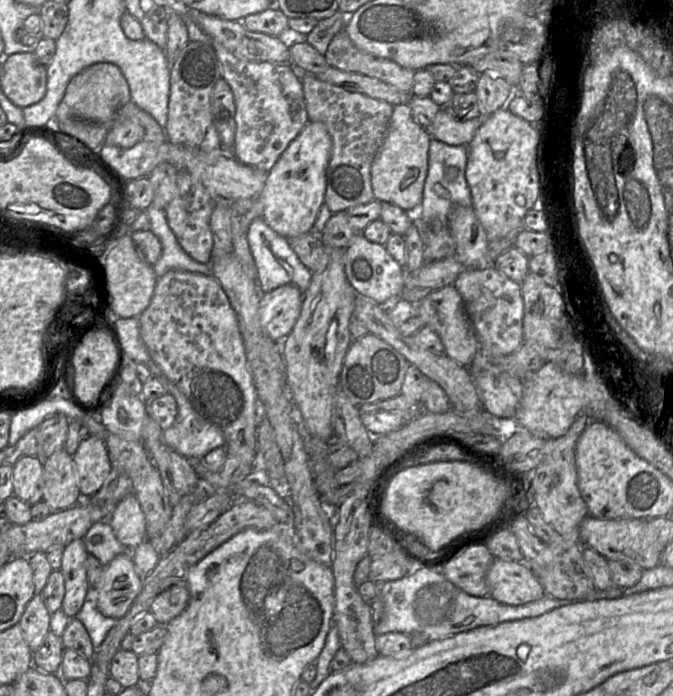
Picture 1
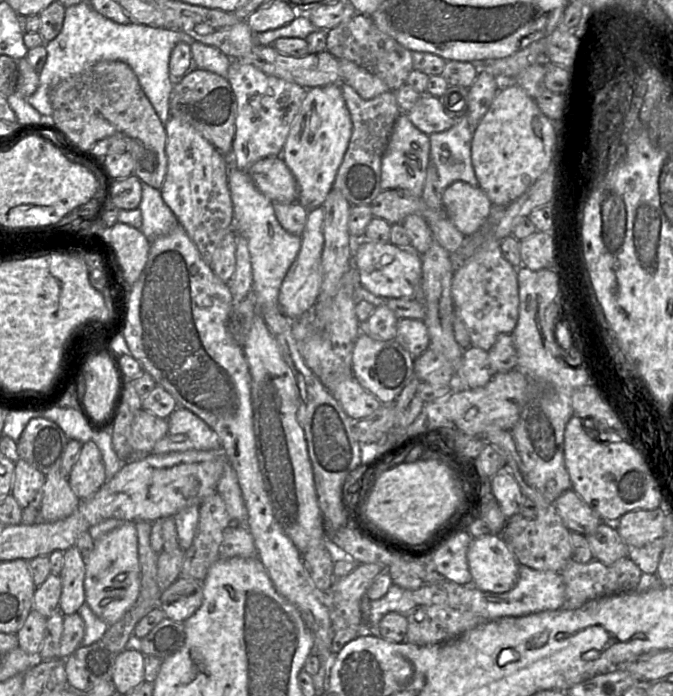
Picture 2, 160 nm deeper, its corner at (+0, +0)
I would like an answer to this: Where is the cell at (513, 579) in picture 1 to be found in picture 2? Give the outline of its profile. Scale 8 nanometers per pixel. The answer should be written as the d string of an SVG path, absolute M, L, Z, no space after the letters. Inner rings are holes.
M501 534L473 538L467 560L472 584L482 591L507 592L517 582L520 564Z

